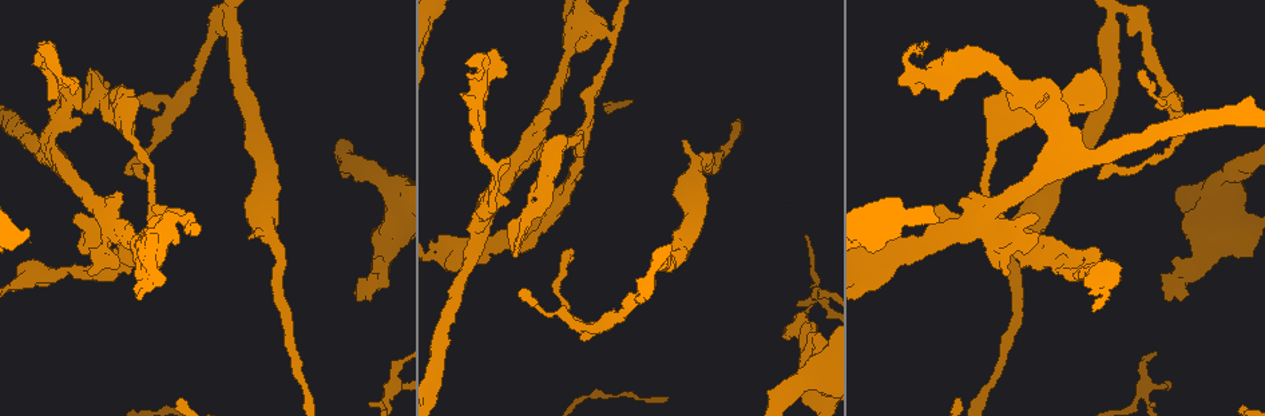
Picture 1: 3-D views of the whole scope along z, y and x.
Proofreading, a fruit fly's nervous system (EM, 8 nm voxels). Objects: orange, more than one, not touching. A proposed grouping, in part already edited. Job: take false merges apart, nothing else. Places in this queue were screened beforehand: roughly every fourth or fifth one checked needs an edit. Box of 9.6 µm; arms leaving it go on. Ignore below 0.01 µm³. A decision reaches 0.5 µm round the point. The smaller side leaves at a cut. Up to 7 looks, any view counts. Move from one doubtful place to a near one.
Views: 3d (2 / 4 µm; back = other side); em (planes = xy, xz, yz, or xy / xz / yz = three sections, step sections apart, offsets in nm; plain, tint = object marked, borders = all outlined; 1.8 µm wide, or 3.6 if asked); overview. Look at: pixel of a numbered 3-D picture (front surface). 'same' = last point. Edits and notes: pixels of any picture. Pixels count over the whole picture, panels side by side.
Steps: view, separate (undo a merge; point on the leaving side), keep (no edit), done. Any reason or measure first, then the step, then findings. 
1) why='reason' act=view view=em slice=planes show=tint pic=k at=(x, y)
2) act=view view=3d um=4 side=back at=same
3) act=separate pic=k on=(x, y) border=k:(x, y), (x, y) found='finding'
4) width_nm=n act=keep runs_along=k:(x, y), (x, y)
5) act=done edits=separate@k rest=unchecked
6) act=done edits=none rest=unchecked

why='calibre changes' act=view view=em um=3.6 slice=planes show=tint pic=1 at=(12, 286)

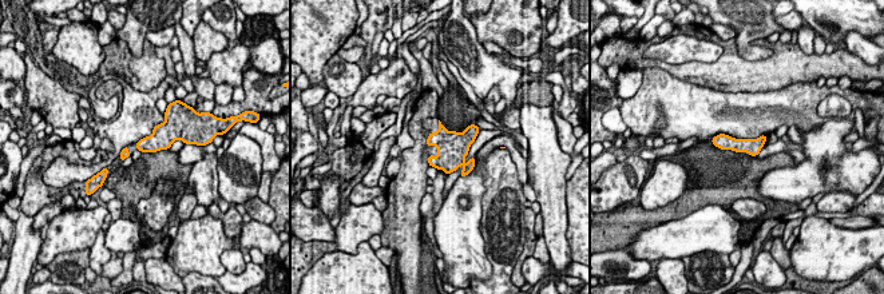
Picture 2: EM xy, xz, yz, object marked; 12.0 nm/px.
width_nm=190 act=keep runs_along=2:(762, 139), (756, 144), (716, 140) found='all the same cell'

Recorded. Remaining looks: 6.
why='three arms meet' act=view view=3d um=2 pic=1 at=(549, 216)

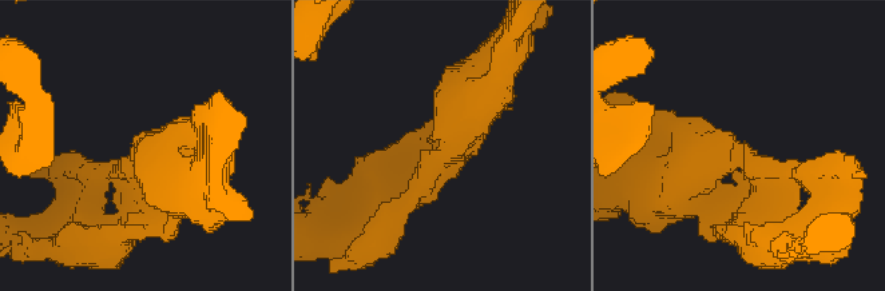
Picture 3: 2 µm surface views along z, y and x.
arms=3 arm_widths_nm=220,260,280 act=view view=em slice=planes show=tint pic=3 at=(447, 146)

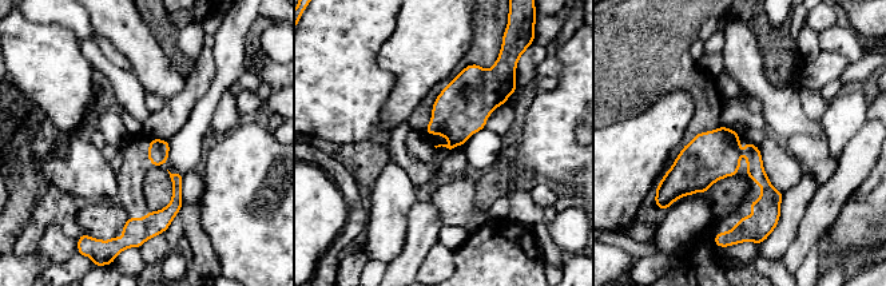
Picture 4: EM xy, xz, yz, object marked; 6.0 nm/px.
act=keep found='continuous, no second cell'

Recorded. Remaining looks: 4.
why='arms part here' act=view view=3d um=4 pic=1 at=(502, 172)

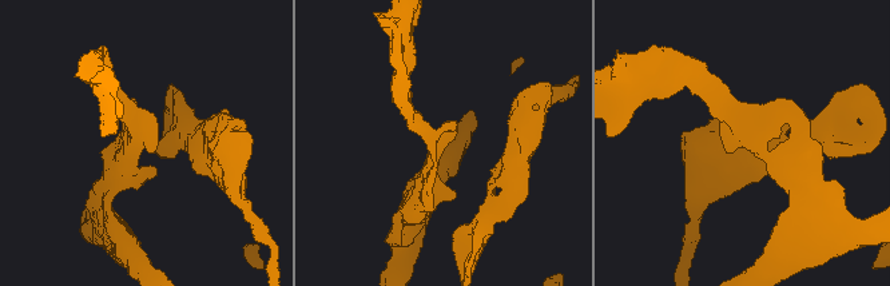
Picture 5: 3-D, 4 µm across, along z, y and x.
why='shape alone is not enough' act=view view=em slice=planes show=tint pic=5 at=(439, 148)

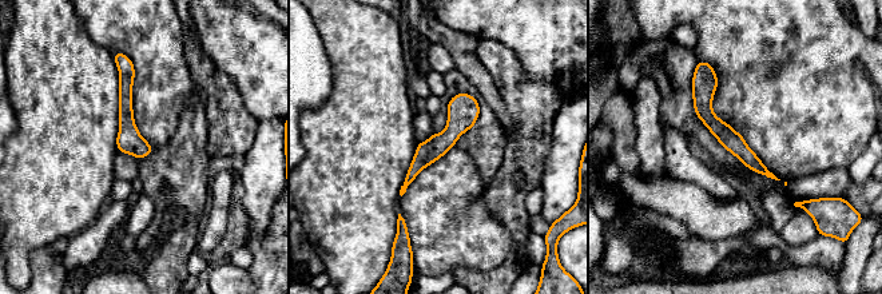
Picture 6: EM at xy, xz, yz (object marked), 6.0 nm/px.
act=keep runs_along=6:(710, 72), (706, 115), (765, 171) found='all the same cell'

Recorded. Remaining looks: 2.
act=done edits=none rest=unchecked

